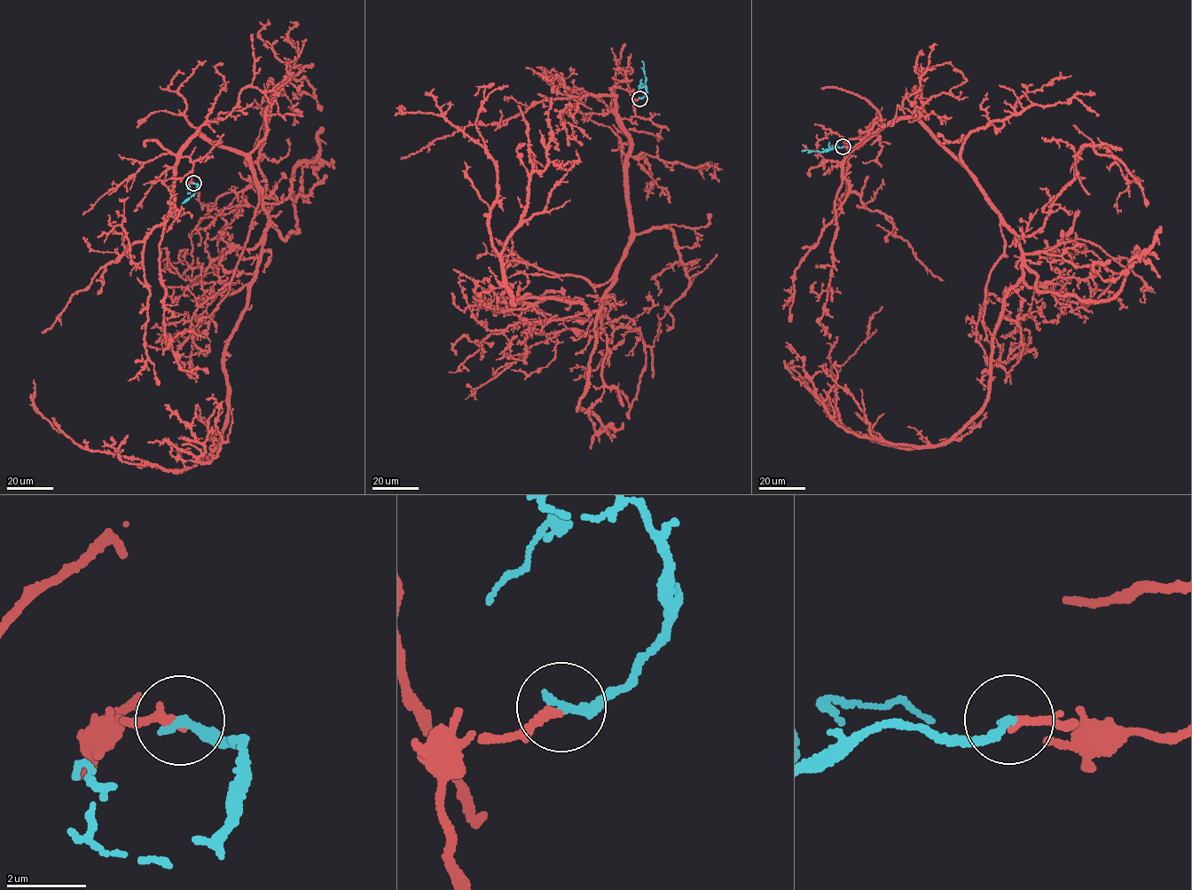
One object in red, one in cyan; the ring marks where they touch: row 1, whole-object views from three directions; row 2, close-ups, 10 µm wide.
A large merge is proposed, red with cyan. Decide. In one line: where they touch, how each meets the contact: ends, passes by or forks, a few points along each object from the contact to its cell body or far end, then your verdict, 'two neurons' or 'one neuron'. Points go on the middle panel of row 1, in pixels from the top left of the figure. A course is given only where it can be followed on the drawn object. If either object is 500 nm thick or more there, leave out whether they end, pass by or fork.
(639, 98) | red ends | cyan ends | red via (640, 98), (621, 121), (631, 233), (589, 313), (512, 305), (492, 159), (444, 117), (403, 114) | cyan via (640, 98), (646, 94), (641, 60) | one neuron

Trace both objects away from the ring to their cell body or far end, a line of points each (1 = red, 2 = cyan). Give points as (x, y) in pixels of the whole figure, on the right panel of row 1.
1: (843, 146), (918, 119), (1015, 236), (988, 400), (940, 445), (843, 426), (835, 378), (882, 307)
2: (843, 146), (821, 152), (802, 151)

